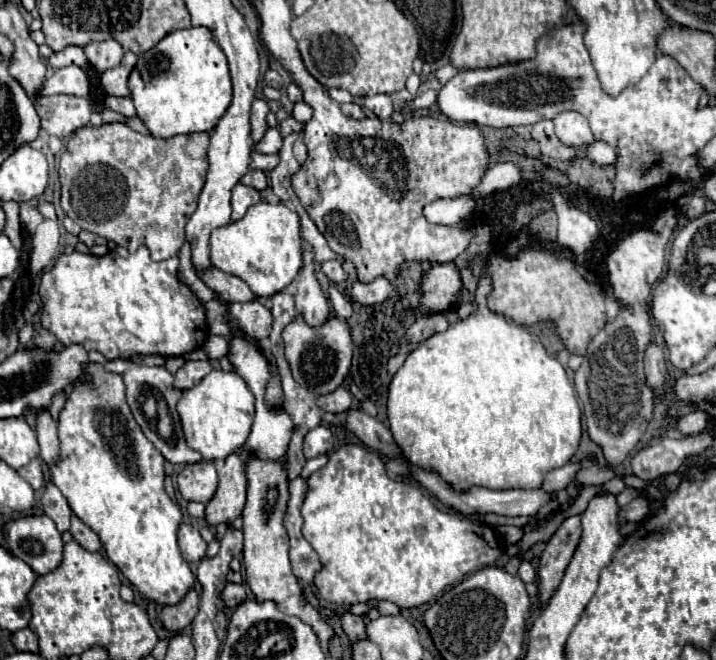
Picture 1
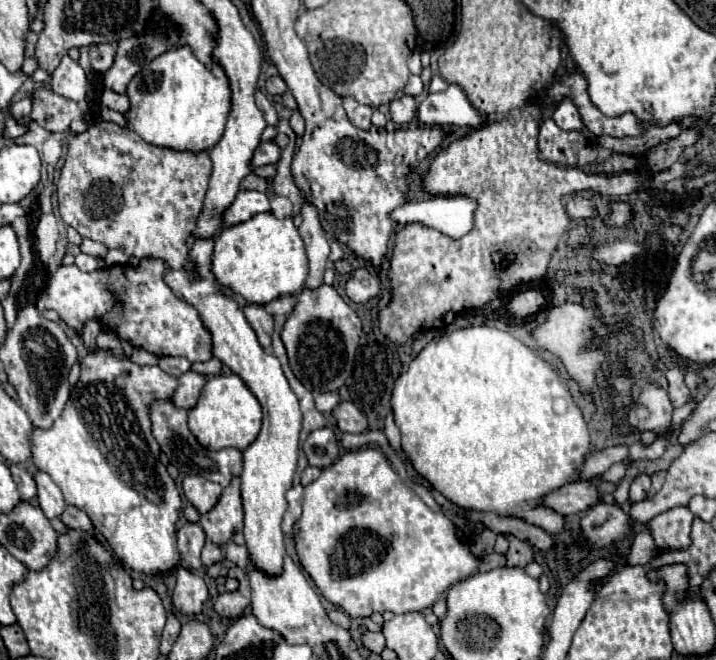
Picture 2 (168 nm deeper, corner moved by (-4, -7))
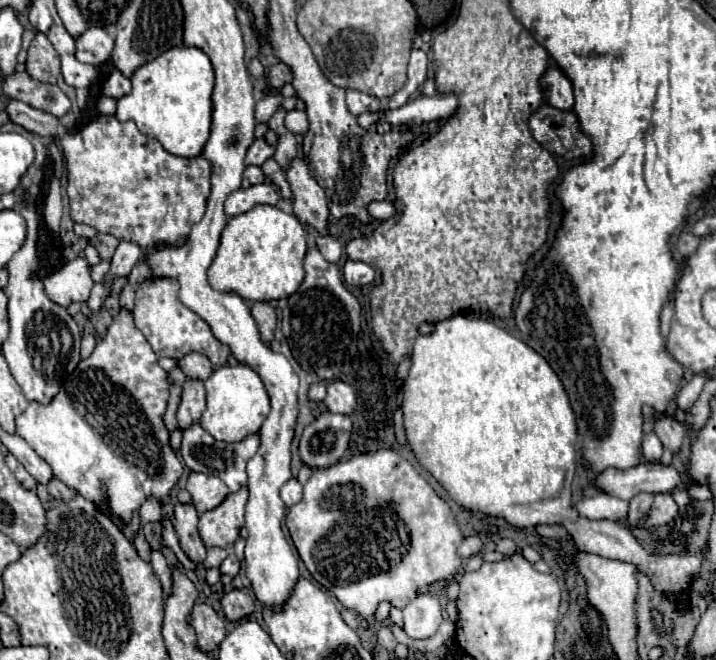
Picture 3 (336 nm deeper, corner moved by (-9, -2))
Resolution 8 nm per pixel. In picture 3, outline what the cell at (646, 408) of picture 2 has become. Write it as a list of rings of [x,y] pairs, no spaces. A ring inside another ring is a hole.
[[[644,407],[642,415],[644,415],[644,421],[654,421],[654,433],[658,435],[664,447],[672,451],[678,451],[682,447],[682,441],[686,435],[684,425],[674,423],[668,413],[656,413],[652,407]]]

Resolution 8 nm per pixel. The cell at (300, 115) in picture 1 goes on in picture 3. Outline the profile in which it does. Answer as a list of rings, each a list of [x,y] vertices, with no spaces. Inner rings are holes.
[[[294,109],[294,111],[290,111],[288,115],[286,115],[286,127],[292,131],[292,133],[300,133],[300,135],[304,135],[306,131],[308,131],[308,115],[306,115],[306,111],[298,111],[298,109]]]

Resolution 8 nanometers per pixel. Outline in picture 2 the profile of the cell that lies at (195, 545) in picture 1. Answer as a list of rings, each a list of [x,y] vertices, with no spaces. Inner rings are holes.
[[[187,522],[177,530],[177,550],[181,554],[181,564],[187,570],[201,568],[201,548],[205,544],[205,532],[199,524]]]

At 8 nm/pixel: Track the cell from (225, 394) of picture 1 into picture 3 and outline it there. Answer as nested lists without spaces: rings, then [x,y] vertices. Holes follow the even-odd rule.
[[[244,363],[236,367],[230,367],[230,365],[218,367],[206,379],[206,399],[208,399],[208,405],[200,417],[200,425],[216,441],[224,441],[224,443],[238,443],[244,437],[258,433],[258,429],[262,427],[264,419],[270,413],[270,399],[260,377]]]

